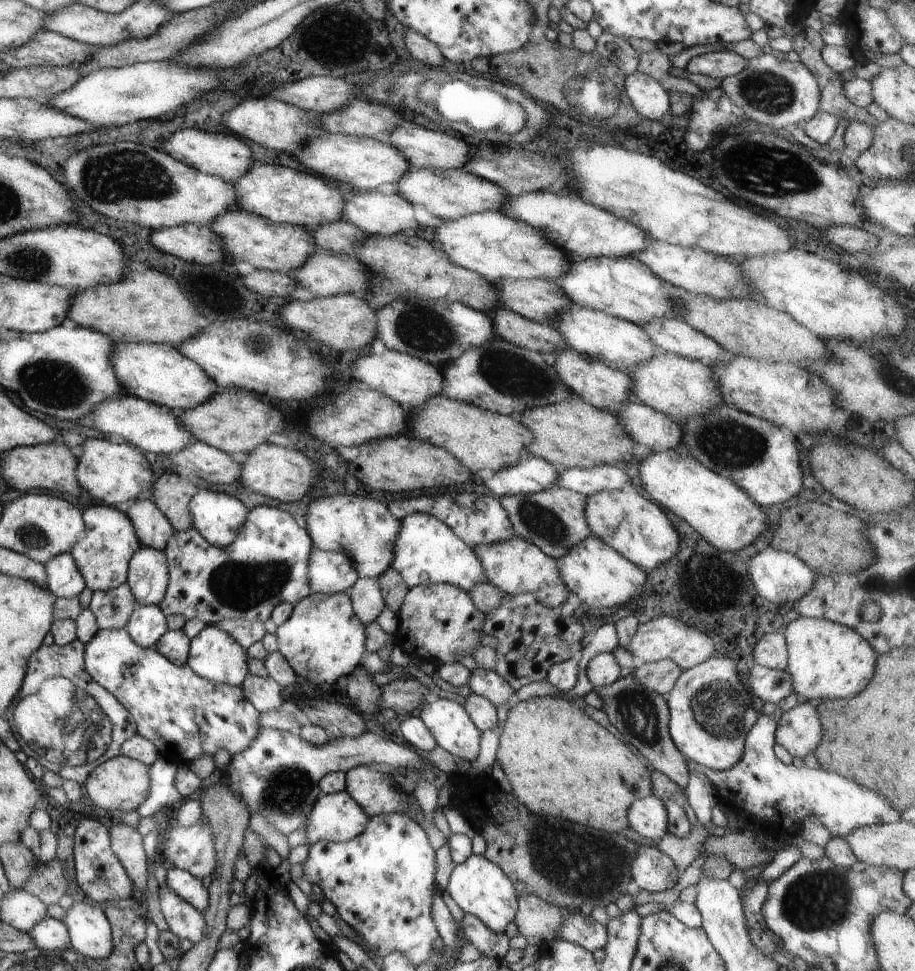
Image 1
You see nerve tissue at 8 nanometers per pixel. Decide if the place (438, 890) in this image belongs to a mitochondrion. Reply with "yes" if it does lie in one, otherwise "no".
no

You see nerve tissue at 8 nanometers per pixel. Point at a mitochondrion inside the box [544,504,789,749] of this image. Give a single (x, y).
(721, 711)

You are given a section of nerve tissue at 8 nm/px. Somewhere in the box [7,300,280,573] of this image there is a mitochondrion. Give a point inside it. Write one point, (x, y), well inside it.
(58, 384)

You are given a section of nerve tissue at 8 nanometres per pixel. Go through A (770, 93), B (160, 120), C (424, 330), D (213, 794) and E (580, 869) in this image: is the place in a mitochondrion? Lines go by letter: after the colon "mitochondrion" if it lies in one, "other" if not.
A: mitochondrion
B: other
C: mitochondrion
D: other
E: mitochondrion

